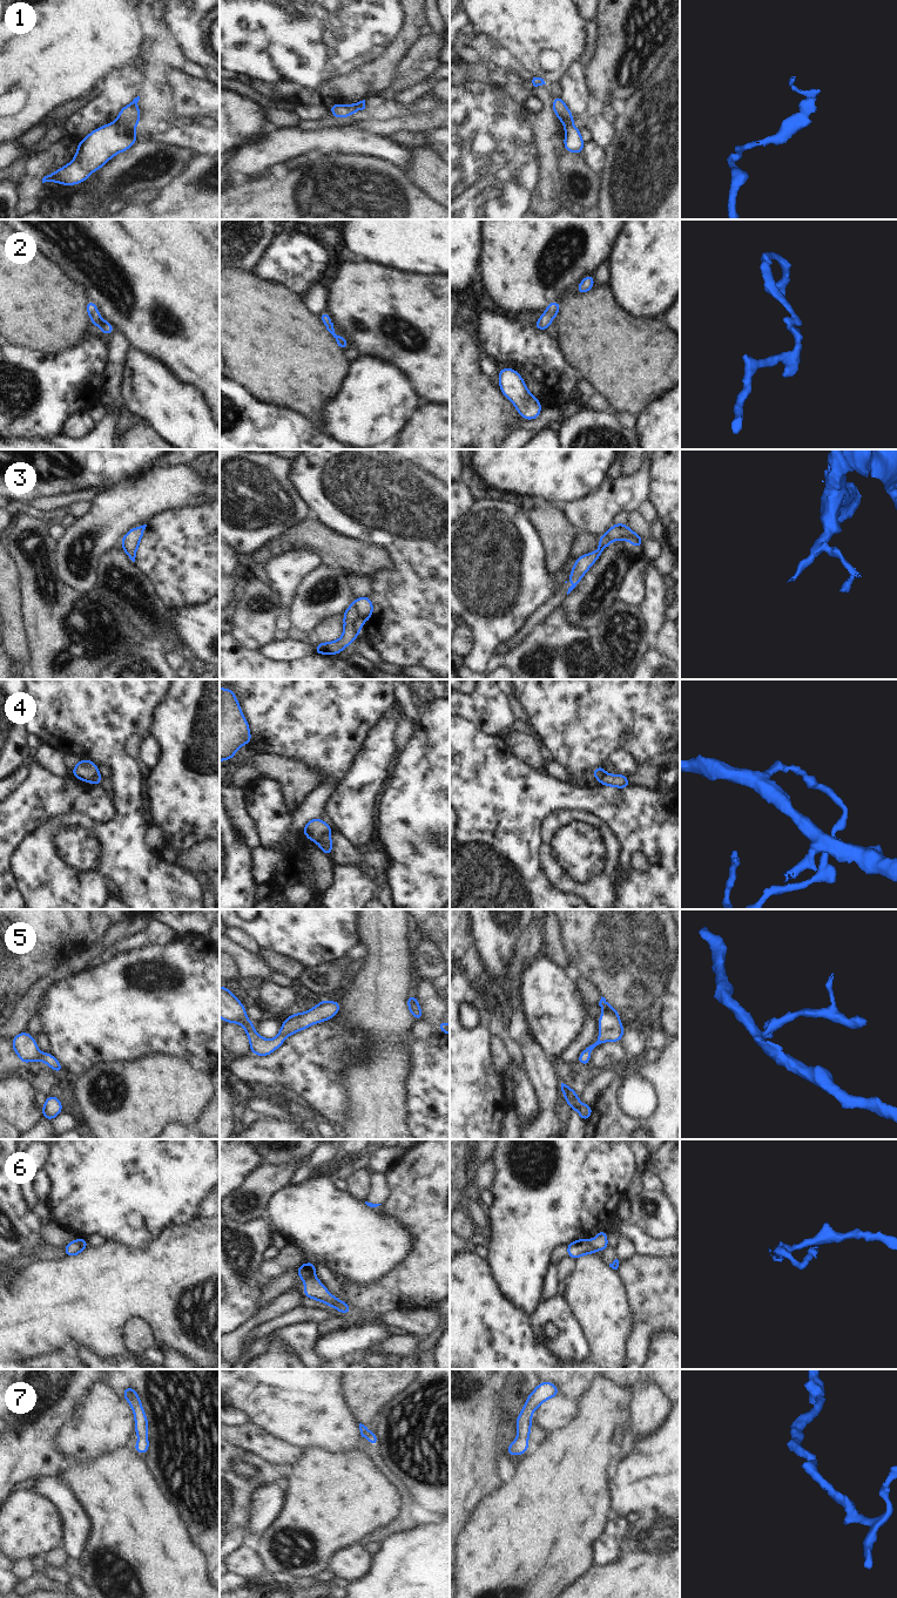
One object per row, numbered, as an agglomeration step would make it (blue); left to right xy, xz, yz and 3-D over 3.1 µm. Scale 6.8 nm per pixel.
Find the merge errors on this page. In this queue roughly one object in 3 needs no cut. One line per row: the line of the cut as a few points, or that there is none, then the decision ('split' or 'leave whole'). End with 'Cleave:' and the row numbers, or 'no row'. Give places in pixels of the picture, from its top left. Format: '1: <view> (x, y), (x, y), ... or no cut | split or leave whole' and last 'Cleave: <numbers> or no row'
1: xy (116, 122), (133, 131) | split
2: no cut | leave whole
3: xz (353, 602), (362, 622) | split
4: xz (330, 832), (325, 833), (317, 841) | split
5: no cut | leave whole
6: xz (314, 1274), (304, 1281) | split
7: no cut | leave whole
Cleave: 1, 3, 4, 6

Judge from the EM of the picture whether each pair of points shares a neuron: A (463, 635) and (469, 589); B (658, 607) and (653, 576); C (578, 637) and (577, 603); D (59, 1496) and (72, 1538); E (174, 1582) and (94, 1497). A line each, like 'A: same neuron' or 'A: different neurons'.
A: different neurons
B: same neuron
C: different neurons
D: same neuron
E: same neuron

